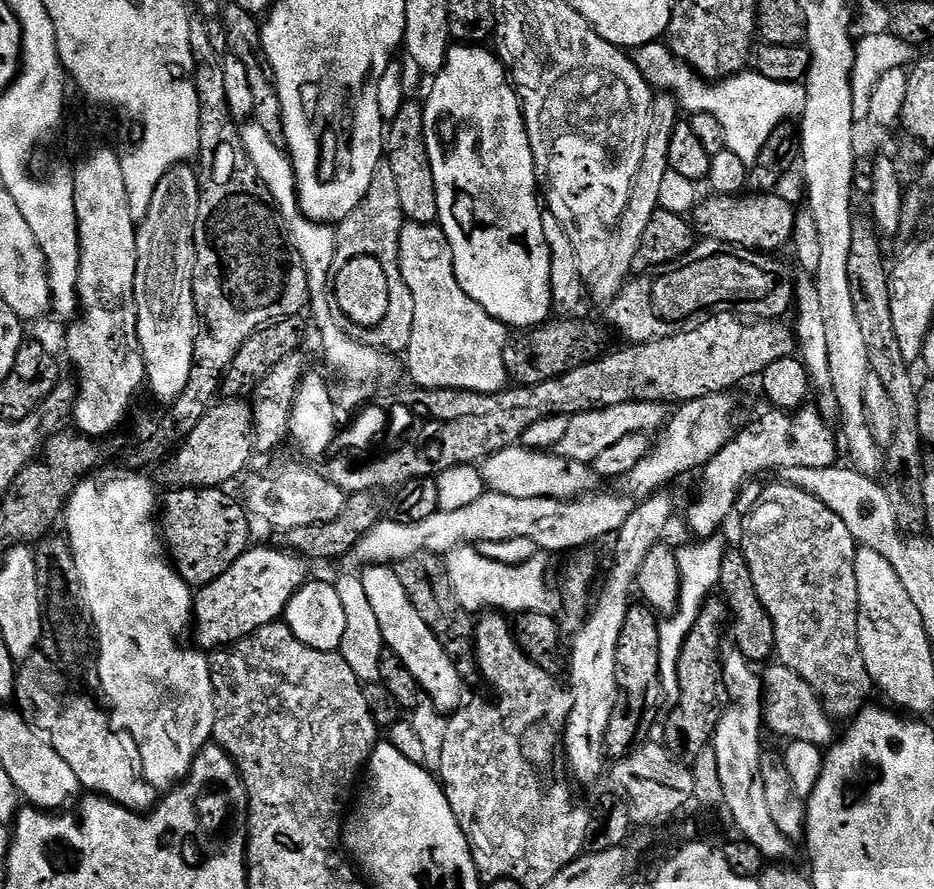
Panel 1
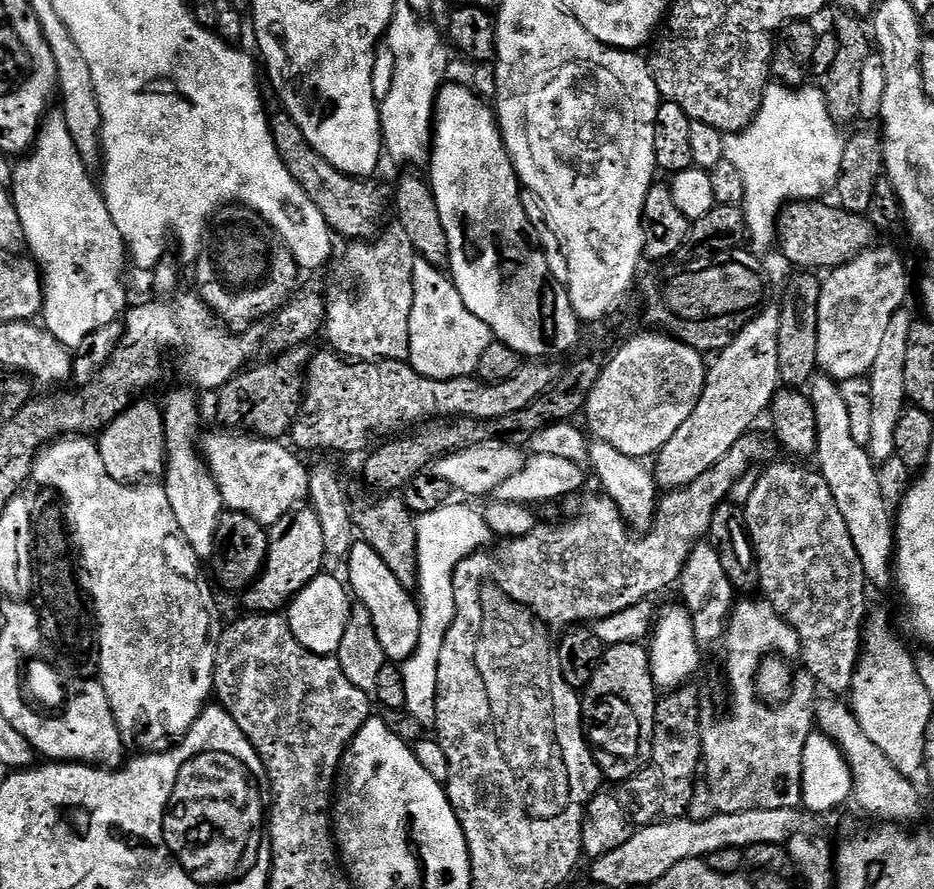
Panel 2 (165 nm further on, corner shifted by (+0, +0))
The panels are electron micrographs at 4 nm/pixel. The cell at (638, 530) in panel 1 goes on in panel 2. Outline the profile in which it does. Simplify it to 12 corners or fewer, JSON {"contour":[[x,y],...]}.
{"contour":[[761,308],[711,361],[694,414],[655,457],[687,487],[769,411],[780,311]]}

